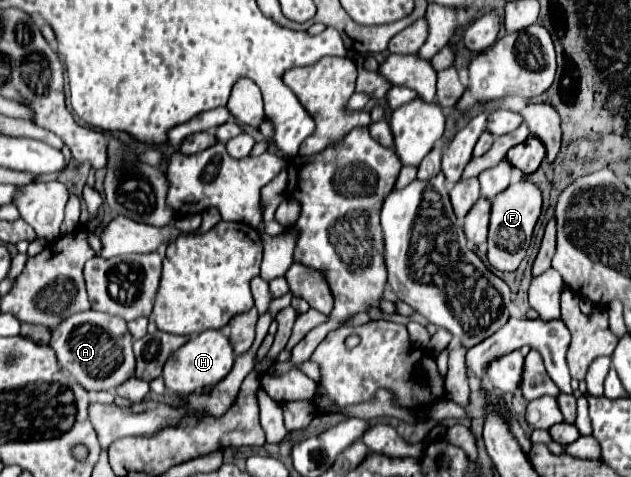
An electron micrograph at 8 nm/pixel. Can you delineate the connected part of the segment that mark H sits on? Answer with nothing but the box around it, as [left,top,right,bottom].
[162,330,234,394]

